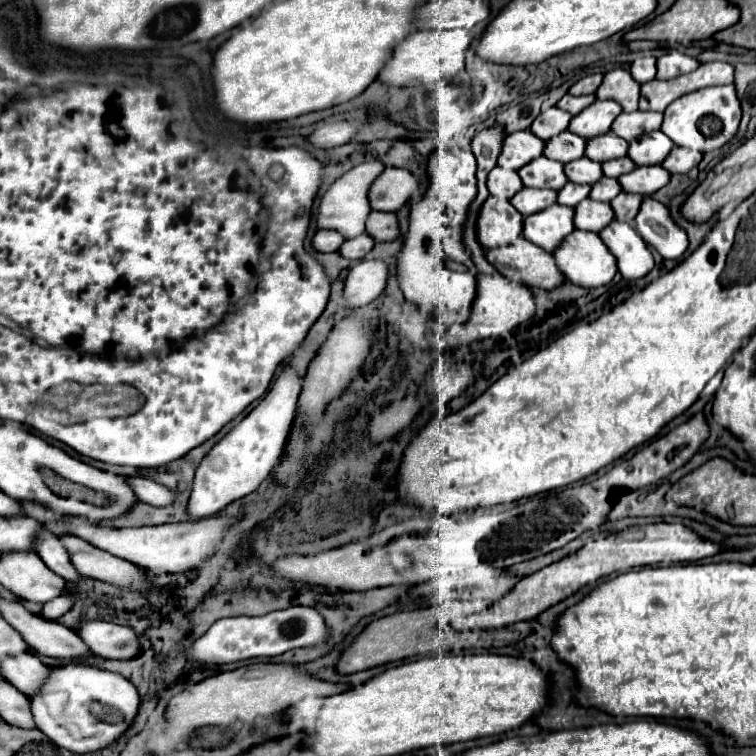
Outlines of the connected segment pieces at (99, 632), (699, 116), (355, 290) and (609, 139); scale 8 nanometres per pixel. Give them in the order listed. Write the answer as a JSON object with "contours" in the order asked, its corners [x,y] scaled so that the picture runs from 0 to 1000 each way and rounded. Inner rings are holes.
{"contours":[[[[107,821],[99,837],[104,837],[104,843],[126,866],[134,866],[139,872],[181,869],[187,858],[173,829],[142,821]]],[[[970,112],[938,115],[909,123],[906,128],[890,134],[890,139],[885,139],[885,144],[880,144],[877,149],[874,173],[880,173],[880,179],[898,194],[911,194],[935,202],[943,197],[954,197],[964,184],[970,184],[978,160],[980,160],[980,136],[972,126],[972,115]]],[[[478,345],[470,351],[454,380],[454,406],[472,409],[499,396],[512,377],[512,351],[507,345]]],[[[800,176],[784,184],[776,184],[774,205],[784,213],[806,213],[806,210],[819,210],[829,205],[829,187],[821,181],[813,181],[811,176]]]]}

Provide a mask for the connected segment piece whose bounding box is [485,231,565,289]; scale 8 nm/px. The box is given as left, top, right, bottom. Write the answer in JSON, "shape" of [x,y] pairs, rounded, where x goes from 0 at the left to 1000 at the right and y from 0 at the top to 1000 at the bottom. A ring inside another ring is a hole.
{"shape":[[[690,306],[681,319],[644,329],[642,337],[660,361],[700,380],[734,382],[747,372],[745,361],[734,351],[731,337],[700,321]]]}

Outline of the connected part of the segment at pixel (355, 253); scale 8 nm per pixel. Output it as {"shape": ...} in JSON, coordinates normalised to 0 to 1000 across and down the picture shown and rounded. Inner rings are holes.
{"shape":[[[480,308],[478,313],[470,316],[459,316],[451,327],[448,327],[448,337],[456,343],[480,343],[491,329],[493,329],[496,319],[493,313],[485,313],[485,308]]]}

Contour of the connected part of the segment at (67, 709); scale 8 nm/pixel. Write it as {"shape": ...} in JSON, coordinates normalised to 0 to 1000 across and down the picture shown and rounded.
{"shape":[[[91,877],[83,882],[67,882],[60,909],[38,922],[38,927],[49,964],[73,985],[97,996],[118,996],[139,991],[171,964],[181,946],[184,917],[179,906],[157,890],[110,877]]]}

